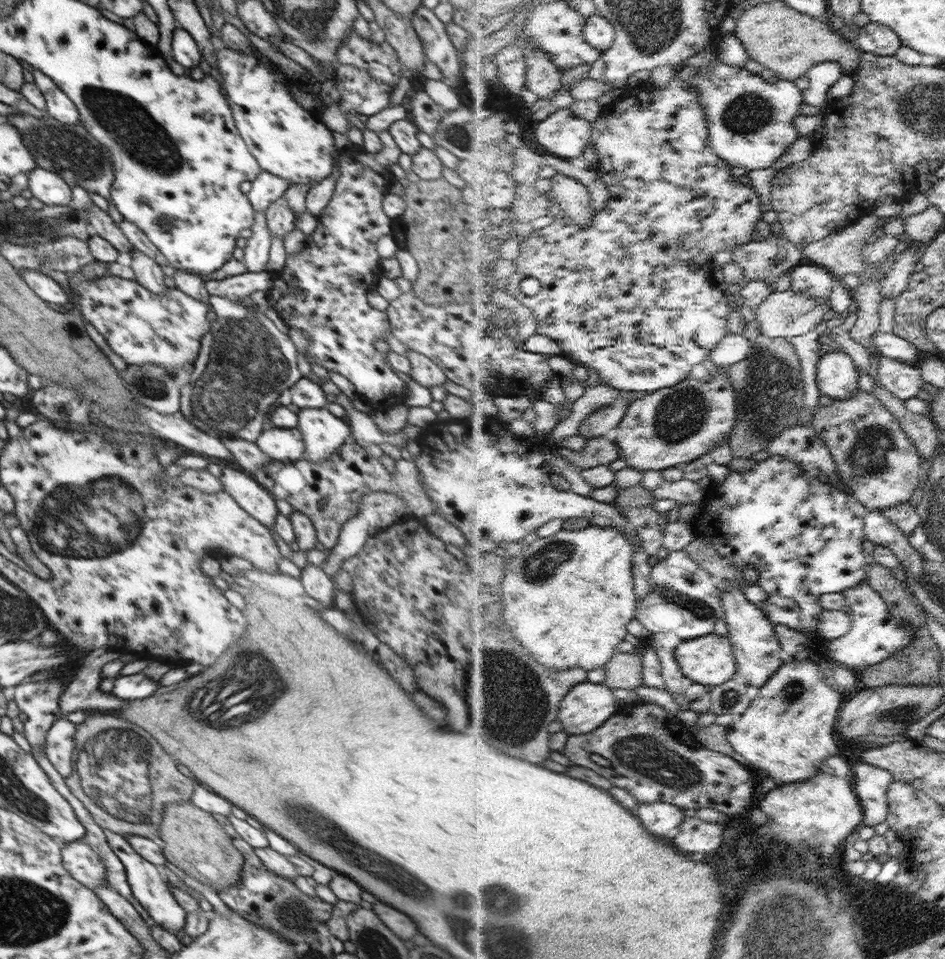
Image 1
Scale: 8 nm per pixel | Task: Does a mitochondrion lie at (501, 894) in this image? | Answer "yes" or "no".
yes

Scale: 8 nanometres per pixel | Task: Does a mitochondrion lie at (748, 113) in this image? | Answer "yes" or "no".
yes

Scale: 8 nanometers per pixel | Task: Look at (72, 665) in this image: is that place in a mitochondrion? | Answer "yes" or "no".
no

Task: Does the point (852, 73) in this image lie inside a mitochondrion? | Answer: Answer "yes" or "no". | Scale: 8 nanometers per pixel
no

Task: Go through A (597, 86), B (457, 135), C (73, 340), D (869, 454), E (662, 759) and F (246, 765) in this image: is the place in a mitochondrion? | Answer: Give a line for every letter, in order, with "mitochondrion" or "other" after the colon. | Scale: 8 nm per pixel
A: other
B: mitochondrion
C: other
D: mitochondrion
E: mitochondrion
F: mitochondrion

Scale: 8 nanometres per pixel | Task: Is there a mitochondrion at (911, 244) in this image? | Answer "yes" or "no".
no

